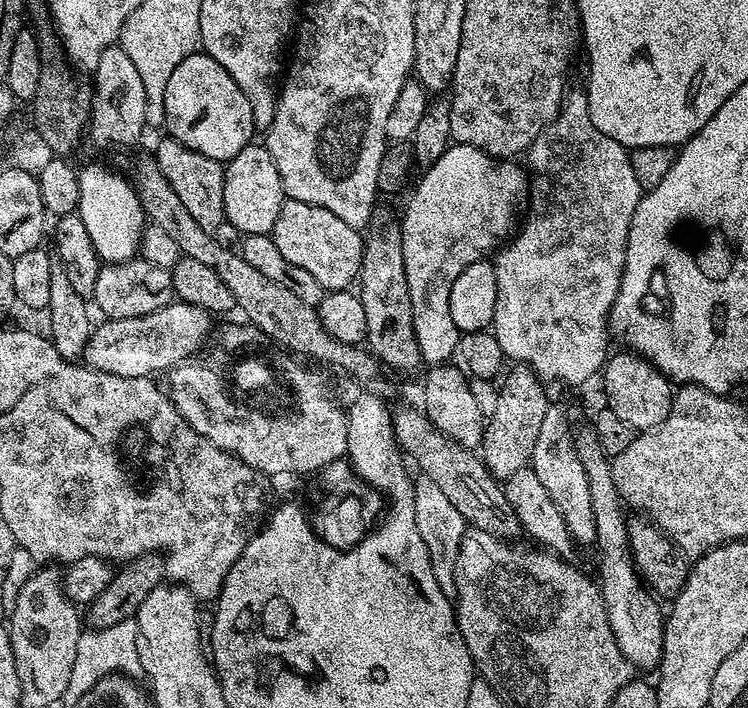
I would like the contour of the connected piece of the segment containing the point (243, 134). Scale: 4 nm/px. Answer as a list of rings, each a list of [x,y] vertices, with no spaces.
[[[207,54],[186,57],[174,74],[170,74],[170,82],[166,82],[164,124],[171,139],[221,162],[233,160],[253,139],[254,133],[246,94],[242,94],[238,82],[230,78],[227,70]]]

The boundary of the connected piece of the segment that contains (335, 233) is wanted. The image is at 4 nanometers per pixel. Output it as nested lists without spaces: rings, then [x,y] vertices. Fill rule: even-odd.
[[[285,199],[278,218],[270,233],[272,241],[282,250],[286,262],[302,266],[318,283],[321,289],[338,292],[349,287],[348,284],[360,275],[360,263],[364,253],[364,240],[357,229],[346,226],[338,214],[330,214],[322,206]]]

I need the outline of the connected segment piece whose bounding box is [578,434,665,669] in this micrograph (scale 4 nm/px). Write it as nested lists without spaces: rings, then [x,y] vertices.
[[[588,434],[578,444],[580,461],[586,470],[586,478],[590,486],[590,506],[594,508],[594,526],[596,527],[596,539],[594,548],[600,551],[600,580],[598,587],[600,599],[604,605],[604,613],[608,619],[608,625],[612,636],[616,639],[618,650],[622,653],[629,664],[640,668],[655,669],[664,655],[664,621],[665,617],[660,616],[660,608],[657,597],[647,587],[642,586],[642,581],[637,573],[636,565],[633,564],[628,546],[628,520],[624,516],[620,492],[614,486],[611,463],[606,459],[603,450],[598,446],[595,436]]]

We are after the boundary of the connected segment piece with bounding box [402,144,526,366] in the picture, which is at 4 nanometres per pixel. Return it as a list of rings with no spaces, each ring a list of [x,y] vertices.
[[[465,144],[449,147],[438,158],[436,164],[420,176],[420,185],[417,186],[416,193],[404,212],[404,261],[408,293],[412,303],[412,329],[420,347],[421,361],[425,365],[435,366],[451,361],[458,352],[462,334],[454,326],[454,318],[450,318],[452,283],[466,266],[481,259],[482,254],[488,254],[484,252],[491,253],[513,231],[512,219],[516,216],[516,203],[520,200],[520,191],[523,188],[525,191],[526,188],[526,176],[524,180],[523,174],[512,164],[515,163],[497,162],[488,153]]]

